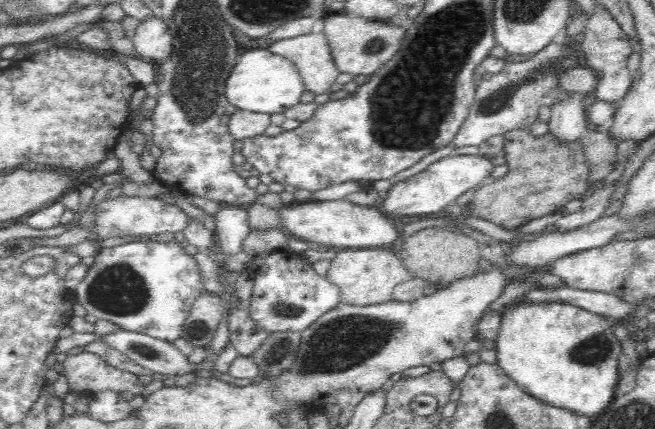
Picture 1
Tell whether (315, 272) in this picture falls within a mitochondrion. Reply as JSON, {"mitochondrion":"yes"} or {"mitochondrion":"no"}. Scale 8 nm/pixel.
{"mitochondrion":"no"}

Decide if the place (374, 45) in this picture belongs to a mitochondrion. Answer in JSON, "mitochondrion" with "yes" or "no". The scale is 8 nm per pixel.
{"mitochondrion":"yes"}

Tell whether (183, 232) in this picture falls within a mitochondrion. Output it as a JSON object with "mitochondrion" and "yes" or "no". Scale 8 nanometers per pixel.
{"mitochondrion":"no"}

